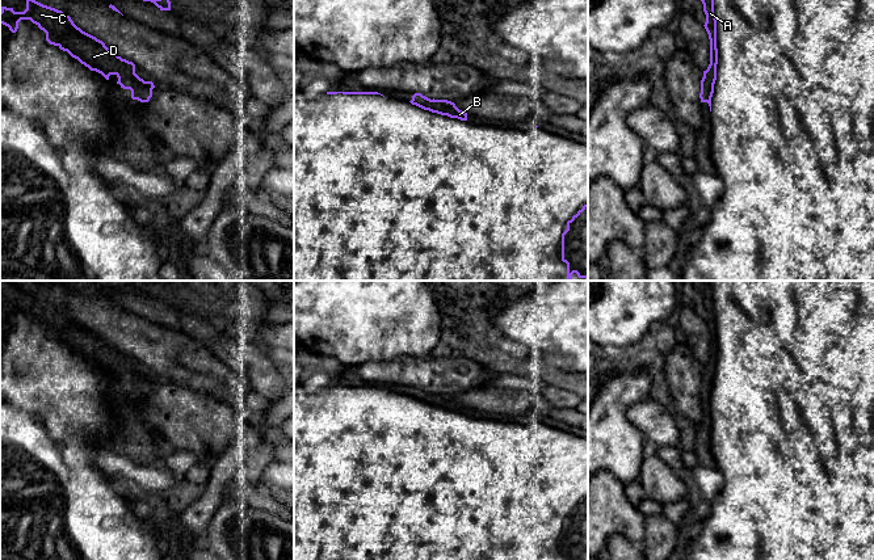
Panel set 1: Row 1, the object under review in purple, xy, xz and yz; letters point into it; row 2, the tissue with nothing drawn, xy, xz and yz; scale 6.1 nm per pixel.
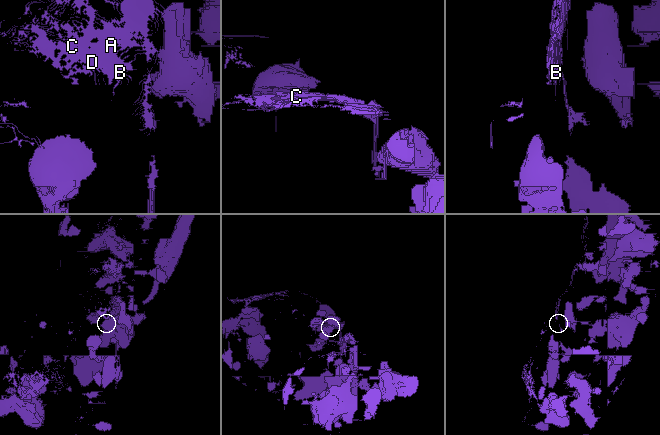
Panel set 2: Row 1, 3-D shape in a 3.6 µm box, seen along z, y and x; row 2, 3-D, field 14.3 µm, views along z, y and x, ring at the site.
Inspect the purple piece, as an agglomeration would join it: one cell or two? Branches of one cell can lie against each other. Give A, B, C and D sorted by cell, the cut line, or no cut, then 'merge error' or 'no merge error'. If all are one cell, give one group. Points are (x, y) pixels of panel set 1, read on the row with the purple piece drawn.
groups A B C D; cut none; no merge error

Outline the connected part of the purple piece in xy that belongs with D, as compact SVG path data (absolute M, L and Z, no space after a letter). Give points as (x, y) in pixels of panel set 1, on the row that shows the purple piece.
M26 0L24 12L13 8L0 8L0 24L12 33L18 29L21 20L30 20L46 33L46 41L67 51L72 58L91 71L101 73L106 80L110 75L118 77L117 84L131 90L131 98L148 102L155 88L152 81L144 81L135 73L135 64L118 56L113 50L96 37L77 28L70 16L55 8L43 5L35 0Z

